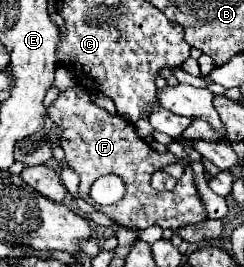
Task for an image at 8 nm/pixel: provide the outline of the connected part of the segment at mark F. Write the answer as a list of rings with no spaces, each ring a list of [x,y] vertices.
[[[73,85],[59,93],[59,97],[47,107],[49,119],[55,123],[59,133],[59,145],[65,151],[63,163],[79,175],[79,197],[87,203],[95,205],[89,197],[89,189],[101,175],[117,175],[125,183],[125,197],[115,205],[95,205],[101,213],[105,213],[111,221],[127,229],[147,229],[151,225],[159,225],[161,229],[171,229],[173,233],[187,225],[197,225],[207,219],[205,205],[197,193],[193,183],[191,167],[185,167],[181,179],[177,181],[175,189],[169,193],[157,193],[151,187],[151,175],[155,171],[163,171],[165,165],[179,163],[175,155],[161,155],[153,151],[137,133],[131,121],[123,119],[121,115],[111,115],[99,105],[91,101],[91,93],[81,87]]]

